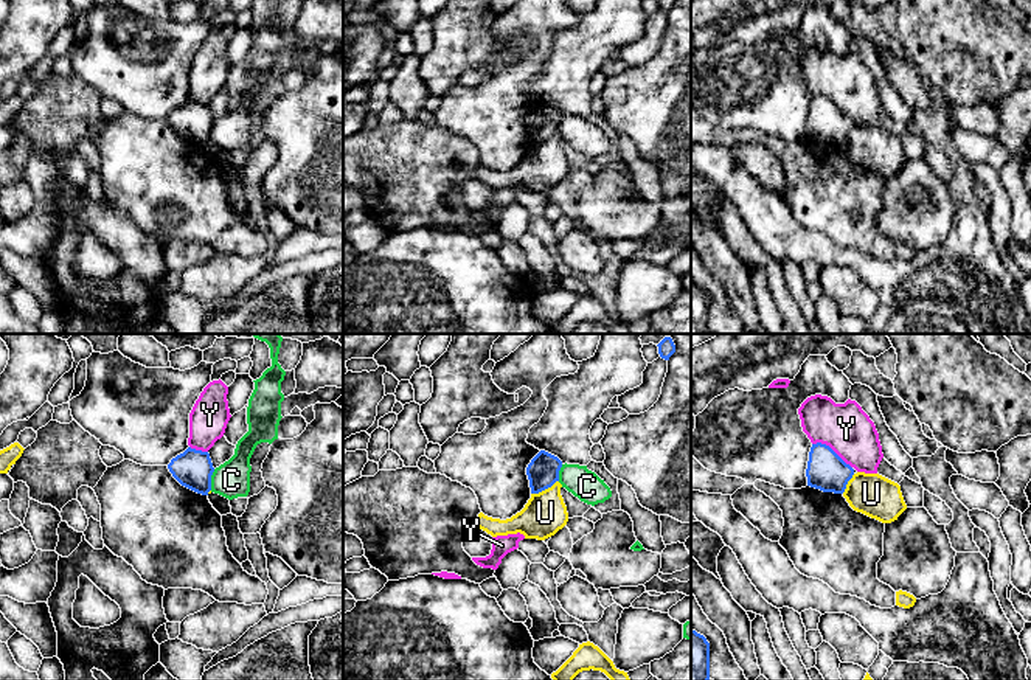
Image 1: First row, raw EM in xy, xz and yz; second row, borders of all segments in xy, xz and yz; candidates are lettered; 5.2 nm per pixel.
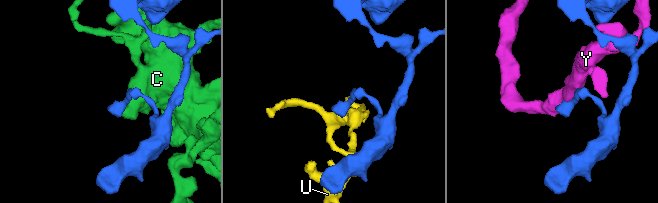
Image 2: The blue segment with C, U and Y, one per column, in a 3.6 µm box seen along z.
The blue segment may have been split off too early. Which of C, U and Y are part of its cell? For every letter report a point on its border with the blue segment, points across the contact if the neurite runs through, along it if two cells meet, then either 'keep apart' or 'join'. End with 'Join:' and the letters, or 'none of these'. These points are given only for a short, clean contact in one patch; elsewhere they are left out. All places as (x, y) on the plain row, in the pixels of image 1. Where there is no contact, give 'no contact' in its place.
C: contact xy (210, 132); border xy (215, 121), (210, 131), (210, 142); keep apart
U: contact xz (544, 142); border xz (558, 132), (531, 146); keep apart
Y: contact yz (831, 101); keep apart
Join: none of these

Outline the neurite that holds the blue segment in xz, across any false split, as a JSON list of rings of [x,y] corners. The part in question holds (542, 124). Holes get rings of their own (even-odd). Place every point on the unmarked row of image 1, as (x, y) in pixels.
[[[540,102],[526,120],[531,146],[539,146],[559,134],[561,120],[562,113],[557,109]]]

